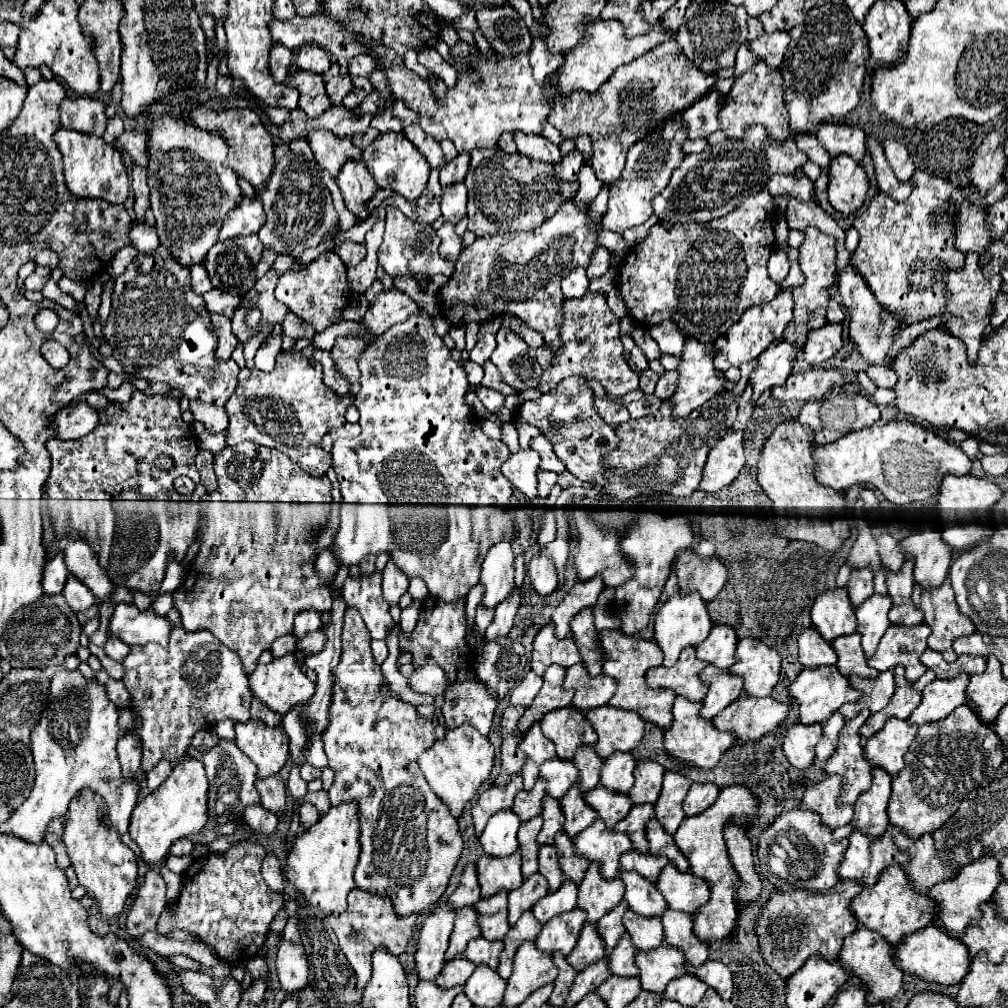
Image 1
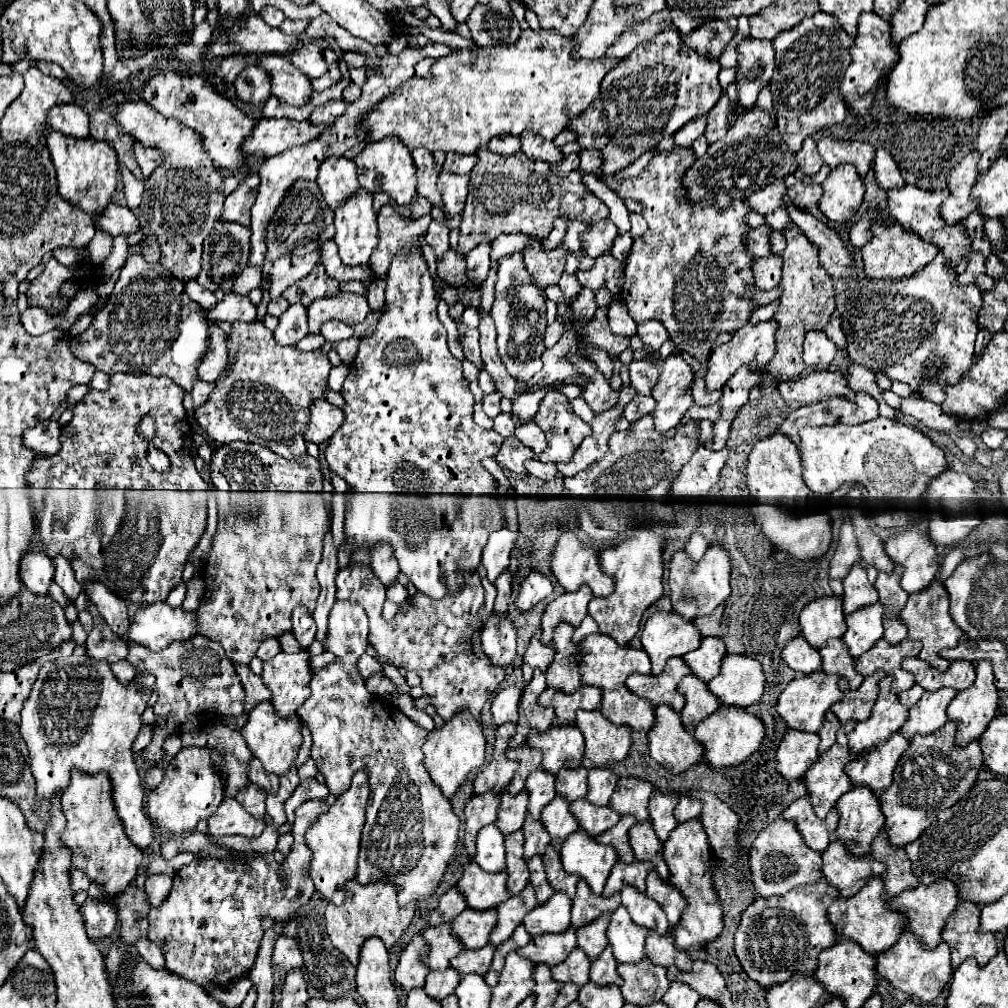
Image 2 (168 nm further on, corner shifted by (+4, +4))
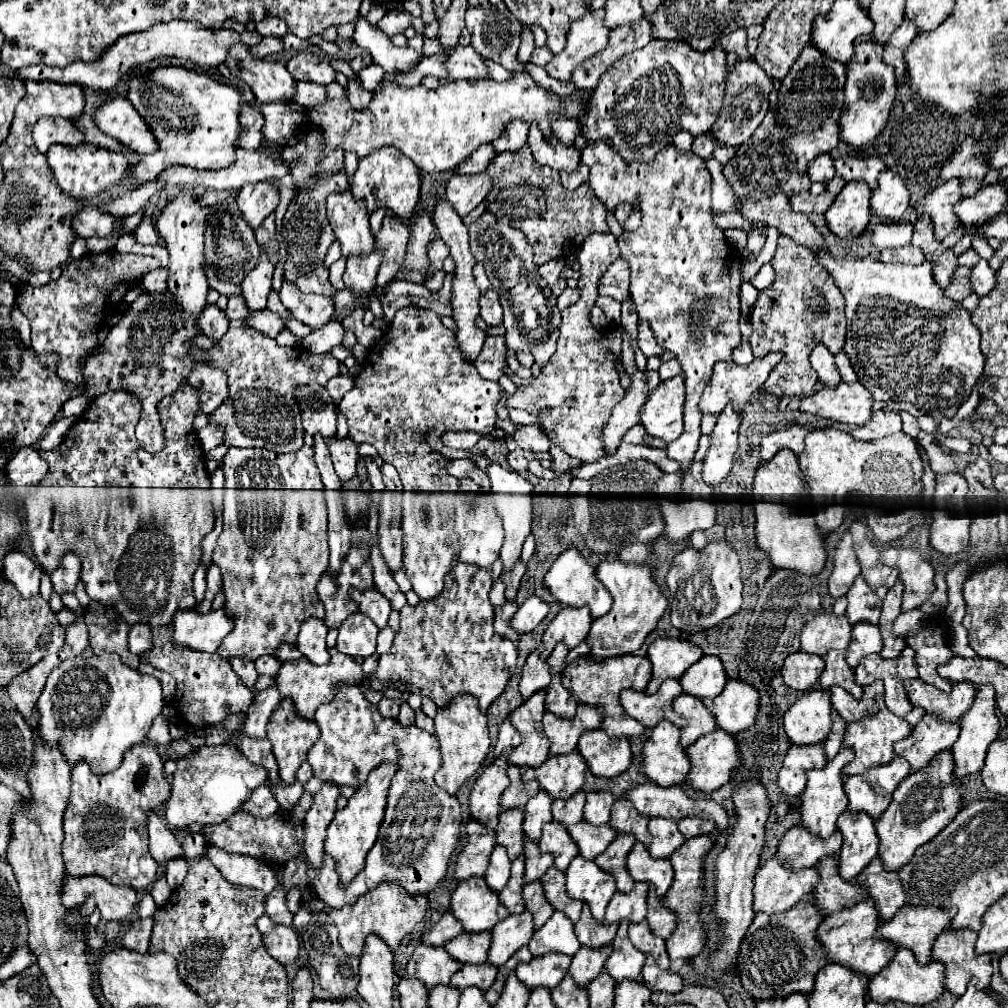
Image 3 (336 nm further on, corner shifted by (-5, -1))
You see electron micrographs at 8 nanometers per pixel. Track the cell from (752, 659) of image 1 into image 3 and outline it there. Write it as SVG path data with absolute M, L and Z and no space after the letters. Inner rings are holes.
M733 678L727 680L725 690L709 700L703 700L703 704L715 714L717 726L723 728L729 734L737 734L745 728L749 728L759 710L759 690L745 680Z

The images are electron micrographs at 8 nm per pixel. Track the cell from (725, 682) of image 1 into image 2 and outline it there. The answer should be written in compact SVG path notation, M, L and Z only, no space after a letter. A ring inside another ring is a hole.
M686 675L678 683L678 691L686 699L686 705L680 713L682 725L686 731L694 731L694 727L704 717L712 715L720 707L720 703L716 703L716 699L712 699L712 695L708 695L708 687L704 683L700 683L698 679L692 679L692 675Z

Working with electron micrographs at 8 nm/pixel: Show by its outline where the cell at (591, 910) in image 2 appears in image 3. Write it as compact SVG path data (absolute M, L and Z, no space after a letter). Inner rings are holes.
M583 908L583 914L581 914L579 922L575 924L575 934L583 946L599 948L599 946L613 942L617 928L619 928L617 924L607 926L607 924L593 920L593 916L589 916L589 908Z

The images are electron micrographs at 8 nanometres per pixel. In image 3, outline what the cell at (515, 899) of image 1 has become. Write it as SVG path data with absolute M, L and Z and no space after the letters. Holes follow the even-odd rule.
M529 912L511 914L505 920L501 920L491 932L493 932L493 940L487 962L495 966L503 966L521 946L529 944L535 932L533 916L529 916Z

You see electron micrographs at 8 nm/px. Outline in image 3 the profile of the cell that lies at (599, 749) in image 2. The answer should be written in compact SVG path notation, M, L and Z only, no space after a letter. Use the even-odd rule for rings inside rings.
M603 728L589 730L579 738L579 754L599 778L613 778L631 766L631 744L625 738L611 738Z

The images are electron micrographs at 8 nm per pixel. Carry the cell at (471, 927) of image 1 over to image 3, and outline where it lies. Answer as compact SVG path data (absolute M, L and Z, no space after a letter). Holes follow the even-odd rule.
M419 942L411 960L407 962L405 976L419 978L427 988L433 988L437 984L449 984L451 976L461 968L463 964L453 960L445 952L443 946L429 946Z

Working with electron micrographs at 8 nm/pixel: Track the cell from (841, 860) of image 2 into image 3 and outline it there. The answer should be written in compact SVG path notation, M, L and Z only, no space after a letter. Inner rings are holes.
M825 856L817 870L821 880L815 888L815 904L821 914L851 908L857 902L869 898L865 896L865 888L857 888L855 882L841 880L841 876L837 876L837 856Z

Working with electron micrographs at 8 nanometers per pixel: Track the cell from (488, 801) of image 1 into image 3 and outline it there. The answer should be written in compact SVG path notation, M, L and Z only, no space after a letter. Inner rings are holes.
M479 820L467 822L467 844L457 856L455 878L465 880L471 876L483 876L489 866L489 856L495 846L495 832L485 828Z

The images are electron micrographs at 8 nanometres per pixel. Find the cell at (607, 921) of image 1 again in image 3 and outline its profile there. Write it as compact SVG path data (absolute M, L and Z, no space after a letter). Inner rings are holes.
M579 948L573 956L569 974L575 978L577 984L587 986L593 978L597 978L603 972L609 952L611 948Z

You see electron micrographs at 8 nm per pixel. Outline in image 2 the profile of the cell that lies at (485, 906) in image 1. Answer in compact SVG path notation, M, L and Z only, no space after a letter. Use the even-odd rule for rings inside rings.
M464 911L452 921L452 935L464 949L480 949L488 943L488 935L496 925L496 911Z

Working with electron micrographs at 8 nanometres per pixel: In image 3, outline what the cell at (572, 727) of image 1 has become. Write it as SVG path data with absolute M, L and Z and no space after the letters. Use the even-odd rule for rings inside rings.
M573 750L569 756L549 756L541 768L525 768L523 782L535 778L553 798L571 798L583 786L585 770L585 758Z

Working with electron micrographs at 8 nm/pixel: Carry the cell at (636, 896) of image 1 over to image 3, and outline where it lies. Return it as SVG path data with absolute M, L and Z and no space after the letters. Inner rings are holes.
M645 920L641 924L629 924L629 938L639 950L643 950L645 954L653 954L661 968L669 968L669 954L665 948L665 940L661 940L659 936L653 936Z

